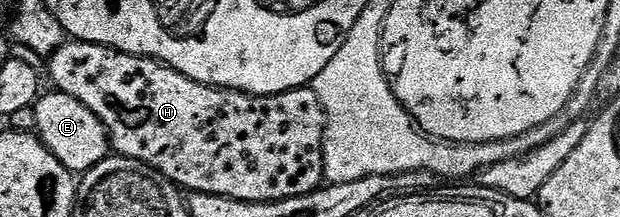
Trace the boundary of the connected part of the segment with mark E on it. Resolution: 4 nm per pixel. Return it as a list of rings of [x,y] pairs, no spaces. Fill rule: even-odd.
[[[44,93],[34,105],[37,112],[37,137],[72,175],[82,176],[112,153],[111,138],[107,135],[105,124],[101,124],[99,117],[89,112],[81,100],[68,94],[50,93]]]

